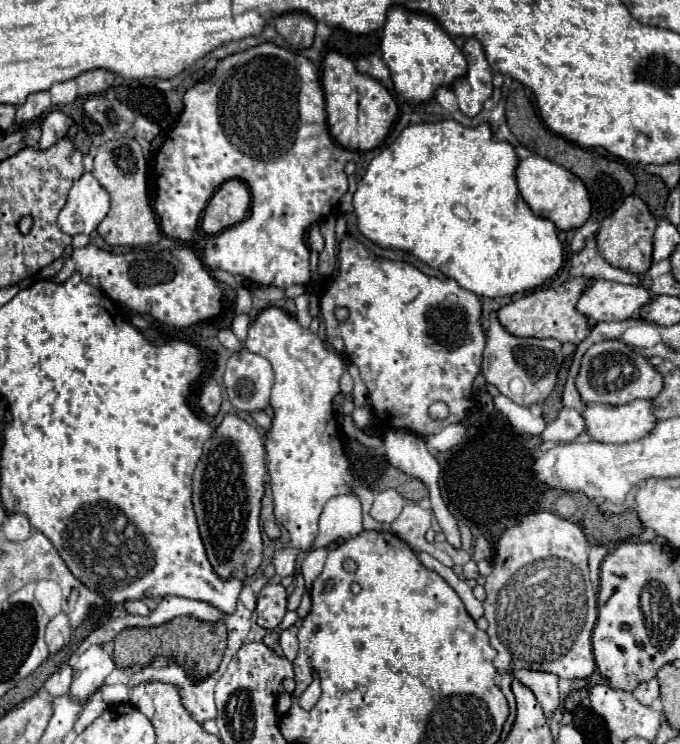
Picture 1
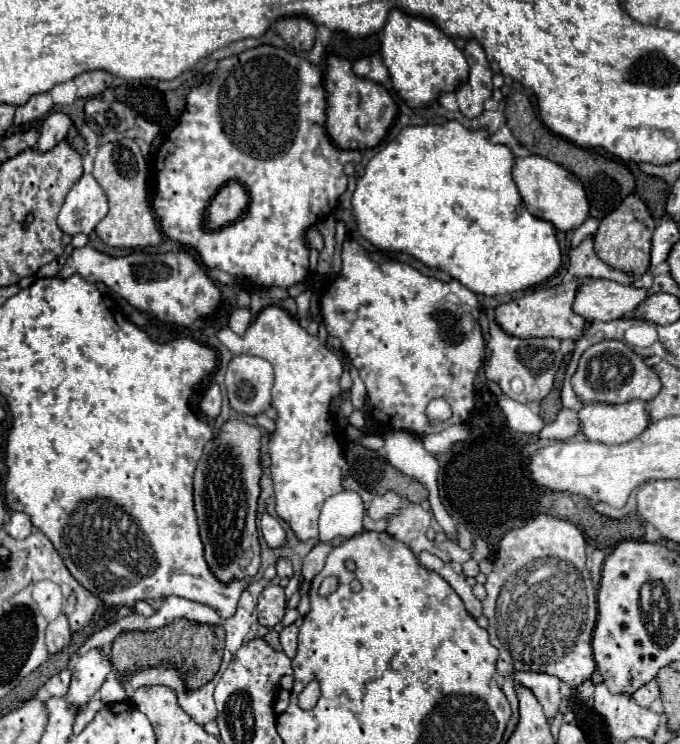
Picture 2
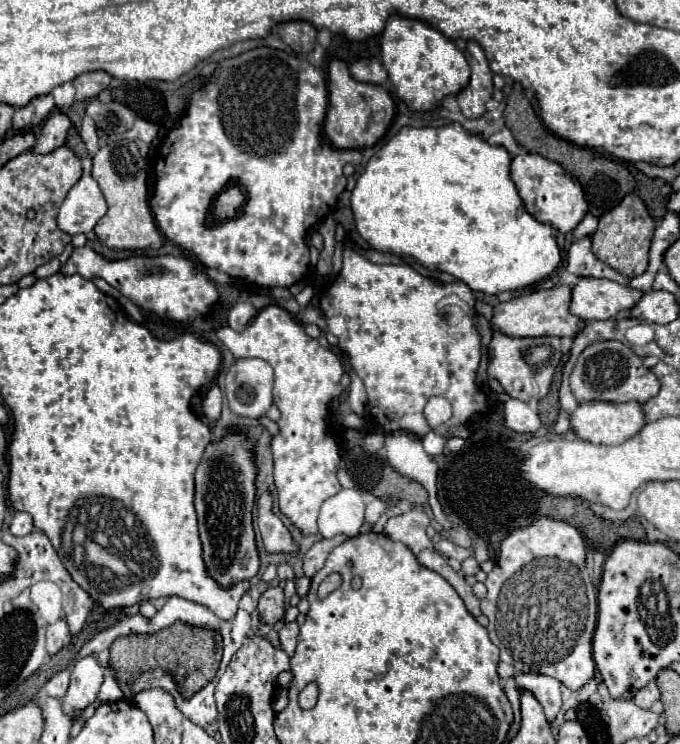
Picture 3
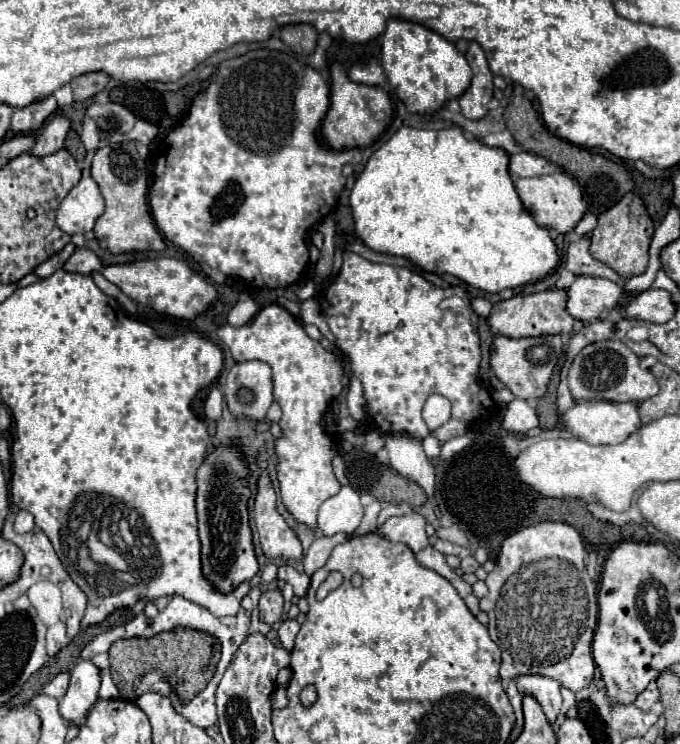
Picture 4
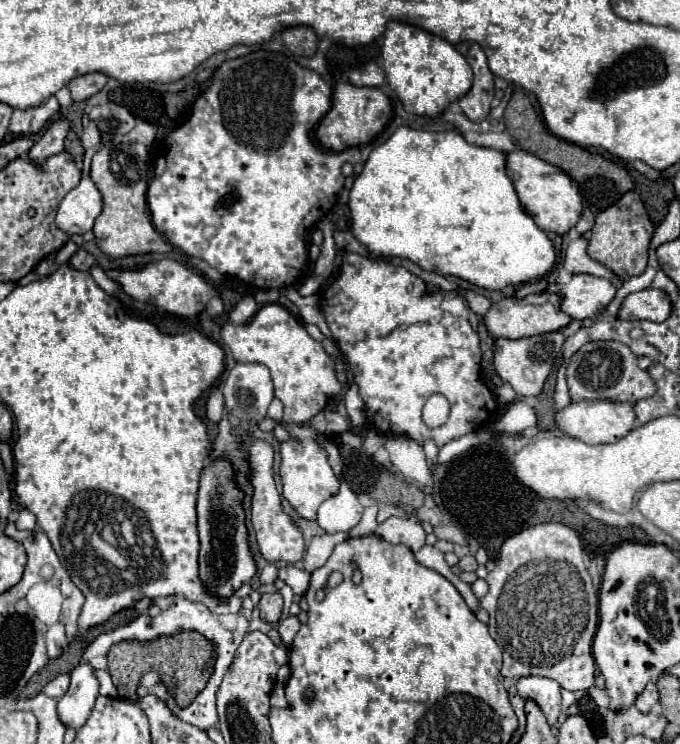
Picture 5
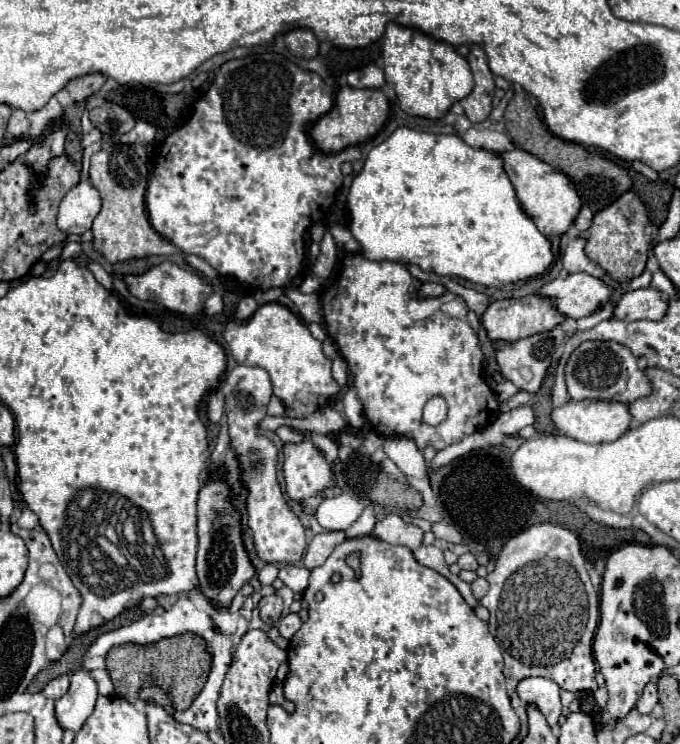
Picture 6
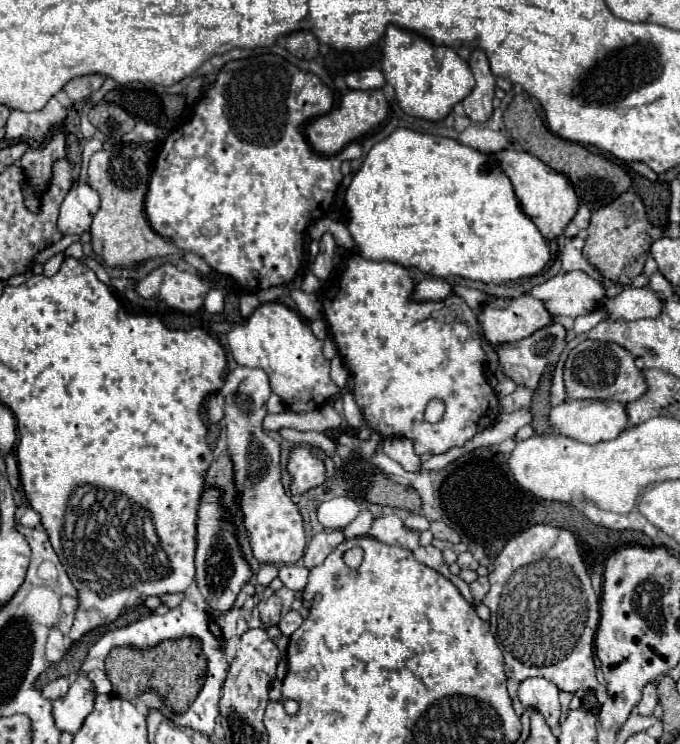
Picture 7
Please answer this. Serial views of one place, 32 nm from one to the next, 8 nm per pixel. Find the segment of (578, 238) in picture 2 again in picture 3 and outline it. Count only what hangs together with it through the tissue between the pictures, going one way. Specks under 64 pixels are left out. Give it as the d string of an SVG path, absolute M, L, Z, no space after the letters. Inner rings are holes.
M586 214L586 216L584 216L584 220L580 222L580 226L576 226L574 236L576 236L576 238L590 236L590 234L596 230L596 226L598 226L598 218L594 218L592 214Z

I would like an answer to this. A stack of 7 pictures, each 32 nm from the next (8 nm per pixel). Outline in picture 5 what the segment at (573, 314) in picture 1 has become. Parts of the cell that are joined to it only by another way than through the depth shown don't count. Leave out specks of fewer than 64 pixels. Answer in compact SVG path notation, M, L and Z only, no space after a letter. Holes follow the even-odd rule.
M530 294L526 298L504 298L500 302L494 302L490 310L484 316L484 324L490 332L490 336L496 338L508 338L508 340L518 340L518 338L528 338L544 332L554 332L564 328L572 318L560 310L560 296L556 294Z

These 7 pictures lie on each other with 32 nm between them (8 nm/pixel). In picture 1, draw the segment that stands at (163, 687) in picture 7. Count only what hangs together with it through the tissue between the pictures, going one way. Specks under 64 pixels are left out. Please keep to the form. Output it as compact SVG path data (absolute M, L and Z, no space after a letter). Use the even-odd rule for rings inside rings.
M188 616L174 618L158 628L128 628L122 630L114 638L114 662L118 668L130 668L134 664L152 664L156 658L166 656L180 666L184 666L186 674L198 682L208 678L208 674L214 674L222 662L226 650L226 626L222 622L210 624L200 622Z

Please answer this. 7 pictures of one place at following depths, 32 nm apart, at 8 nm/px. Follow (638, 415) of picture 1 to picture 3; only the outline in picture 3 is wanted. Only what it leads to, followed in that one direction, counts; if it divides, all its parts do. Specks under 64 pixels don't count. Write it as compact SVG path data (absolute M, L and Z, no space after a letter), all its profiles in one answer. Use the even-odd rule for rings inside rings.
M582 402L574 412L570 412L570 426L578 438L588 440L592 444L620 444L642 430L644 426L642 404L640 402L624 402L624 404Z

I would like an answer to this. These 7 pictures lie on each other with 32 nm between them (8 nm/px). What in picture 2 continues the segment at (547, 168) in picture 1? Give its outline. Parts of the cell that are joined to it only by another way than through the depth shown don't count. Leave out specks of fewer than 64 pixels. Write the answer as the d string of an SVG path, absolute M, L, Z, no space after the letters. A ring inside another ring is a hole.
M530 154L526 158L514 160L512 176L514 176L514 182L518 186L518 192L522 196L522 202L526 204L528 212L540 220L554 224L556 230L562 230L562 232L574 230L588 218L590 206L588 206L586 192L584 192L580 180L572 172L562 168L560 164L556 164L548 158Z

